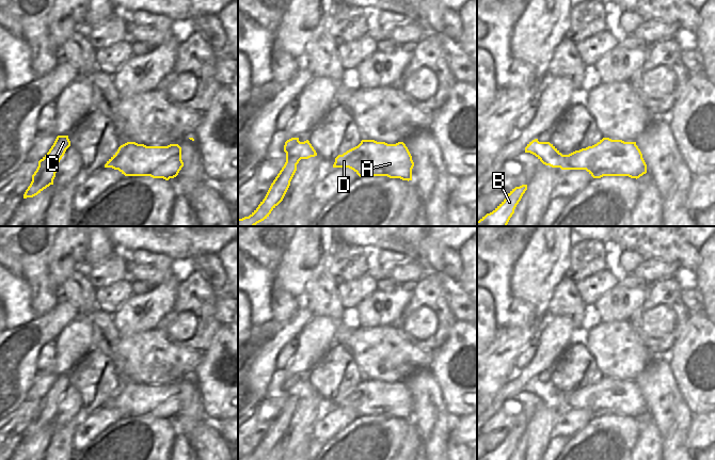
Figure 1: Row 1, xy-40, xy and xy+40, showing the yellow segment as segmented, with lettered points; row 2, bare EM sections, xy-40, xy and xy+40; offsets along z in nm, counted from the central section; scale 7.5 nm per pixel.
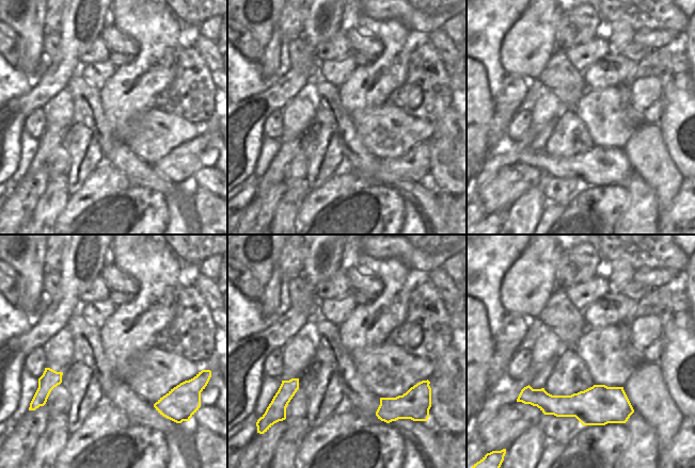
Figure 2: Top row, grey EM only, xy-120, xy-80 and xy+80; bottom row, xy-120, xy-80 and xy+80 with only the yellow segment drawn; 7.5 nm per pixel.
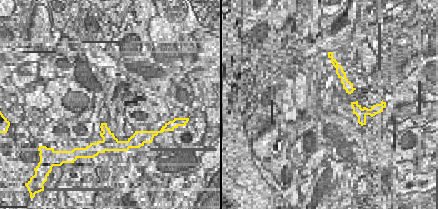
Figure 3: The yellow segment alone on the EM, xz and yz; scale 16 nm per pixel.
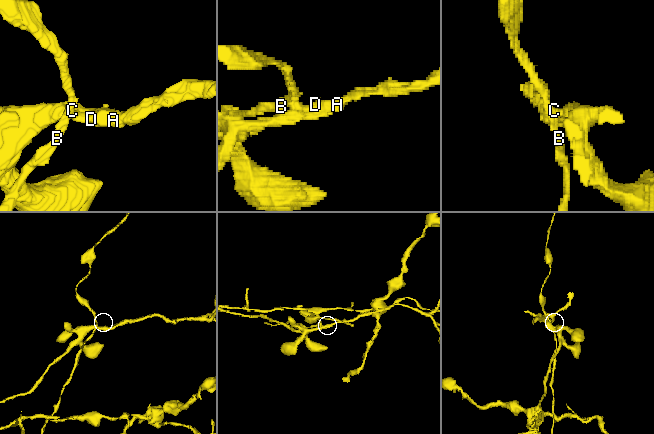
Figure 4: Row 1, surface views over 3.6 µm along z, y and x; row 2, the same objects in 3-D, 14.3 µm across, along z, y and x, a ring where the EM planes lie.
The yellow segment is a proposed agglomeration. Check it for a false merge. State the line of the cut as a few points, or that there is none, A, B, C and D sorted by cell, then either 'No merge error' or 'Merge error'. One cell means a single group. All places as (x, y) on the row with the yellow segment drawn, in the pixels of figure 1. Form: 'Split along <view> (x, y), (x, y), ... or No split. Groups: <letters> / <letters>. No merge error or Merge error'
Split along xy (286, 152), (291, 148), (300, 159). Groups: A D / B C. Merge error

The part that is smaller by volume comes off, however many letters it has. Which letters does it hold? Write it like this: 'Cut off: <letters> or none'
Cut off: B, C

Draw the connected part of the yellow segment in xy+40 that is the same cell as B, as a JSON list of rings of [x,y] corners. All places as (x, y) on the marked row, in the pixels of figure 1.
[[[527,185],[512,189],[506,199],[490,213],[487,213],[479,221],[477,226],[507,226],[514,209],[527,190]]]

